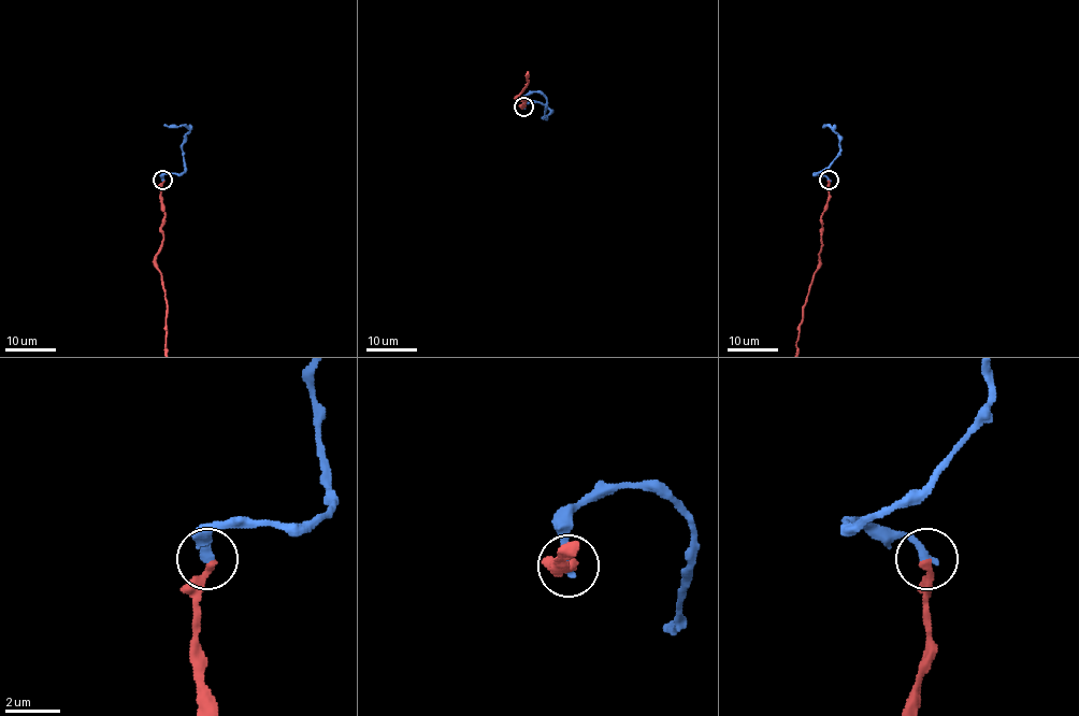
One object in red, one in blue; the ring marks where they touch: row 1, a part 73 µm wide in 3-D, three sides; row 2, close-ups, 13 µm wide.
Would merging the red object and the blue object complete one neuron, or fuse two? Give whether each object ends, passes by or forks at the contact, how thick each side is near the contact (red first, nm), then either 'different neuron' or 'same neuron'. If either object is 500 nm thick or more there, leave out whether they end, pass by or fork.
red ends | blue ends | 280/360 nm | different neuron

